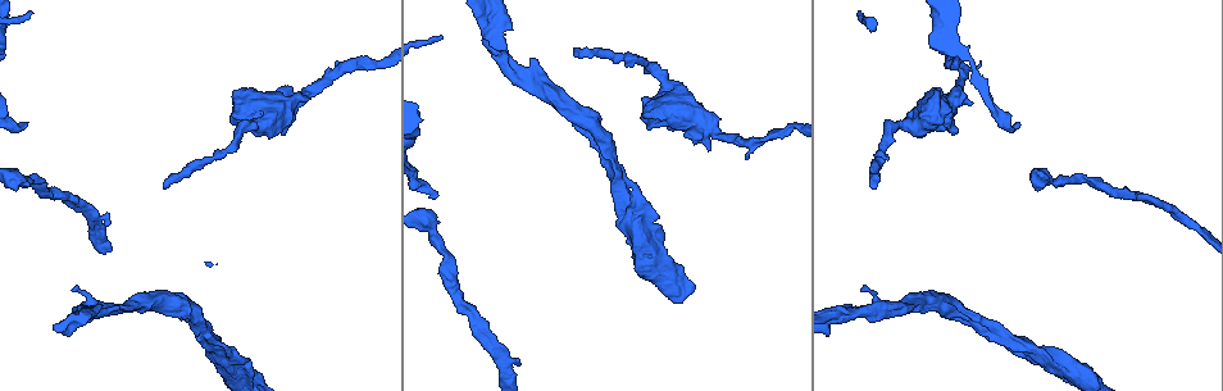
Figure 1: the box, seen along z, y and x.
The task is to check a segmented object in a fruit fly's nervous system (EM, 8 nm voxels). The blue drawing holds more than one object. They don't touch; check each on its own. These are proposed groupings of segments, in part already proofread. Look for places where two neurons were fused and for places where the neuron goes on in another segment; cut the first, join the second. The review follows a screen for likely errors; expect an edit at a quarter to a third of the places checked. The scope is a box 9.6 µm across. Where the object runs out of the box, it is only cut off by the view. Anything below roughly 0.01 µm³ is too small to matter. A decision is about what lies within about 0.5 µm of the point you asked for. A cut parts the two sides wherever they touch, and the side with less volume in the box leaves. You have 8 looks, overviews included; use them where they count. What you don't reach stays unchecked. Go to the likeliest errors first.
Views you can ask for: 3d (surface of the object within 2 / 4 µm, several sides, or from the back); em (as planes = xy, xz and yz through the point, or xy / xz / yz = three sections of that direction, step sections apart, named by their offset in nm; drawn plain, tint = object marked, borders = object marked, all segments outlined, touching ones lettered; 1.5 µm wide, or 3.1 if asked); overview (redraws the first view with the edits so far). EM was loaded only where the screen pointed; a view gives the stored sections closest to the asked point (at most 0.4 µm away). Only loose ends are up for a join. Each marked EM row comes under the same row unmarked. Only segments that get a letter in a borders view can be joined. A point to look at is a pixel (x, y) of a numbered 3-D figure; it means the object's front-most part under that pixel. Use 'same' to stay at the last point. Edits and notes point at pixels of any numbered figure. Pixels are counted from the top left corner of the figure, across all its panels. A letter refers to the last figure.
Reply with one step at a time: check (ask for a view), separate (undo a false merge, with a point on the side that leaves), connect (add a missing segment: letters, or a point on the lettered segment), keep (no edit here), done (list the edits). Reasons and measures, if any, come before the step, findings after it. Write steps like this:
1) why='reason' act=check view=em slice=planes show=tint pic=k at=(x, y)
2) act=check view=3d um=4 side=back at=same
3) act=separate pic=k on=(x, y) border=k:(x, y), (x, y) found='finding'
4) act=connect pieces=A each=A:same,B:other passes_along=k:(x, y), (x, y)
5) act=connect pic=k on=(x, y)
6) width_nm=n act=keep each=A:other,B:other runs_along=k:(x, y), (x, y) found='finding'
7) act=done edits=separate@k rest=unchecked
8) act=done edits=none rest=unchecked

why='free end' act=check view=3d um=2 pic=1 at=(437, 196)

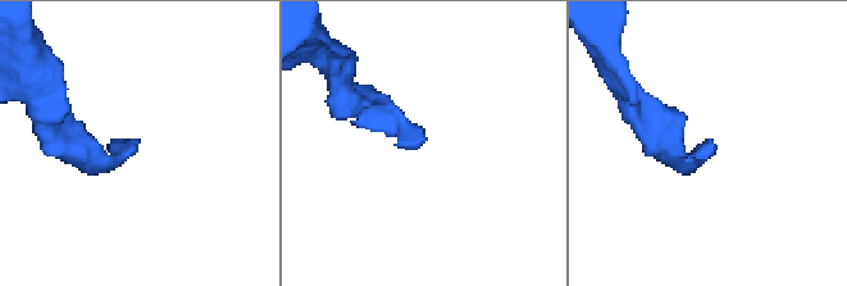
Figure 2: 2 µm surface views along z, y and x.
act=check view=em slice=yz step=8 show=borders pic=2 at=(707, 144)

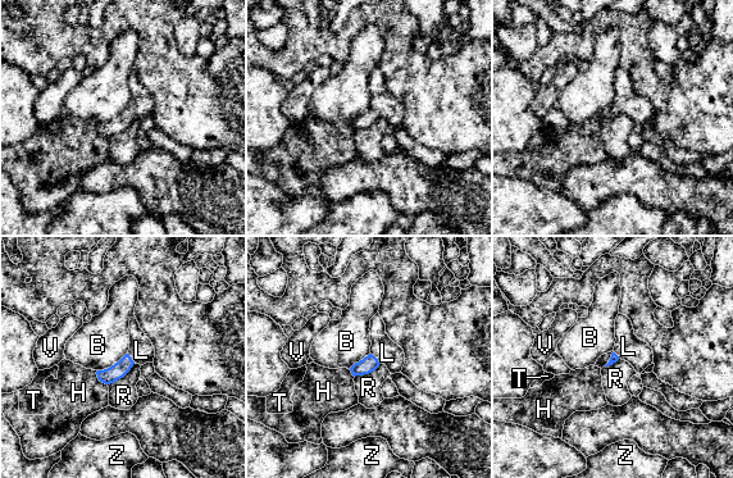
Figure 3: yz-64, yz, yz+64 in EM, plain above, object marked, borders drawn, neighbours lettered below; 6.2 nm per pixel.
why='cut it another way' act=check view=em slice=planes show=borders at=same

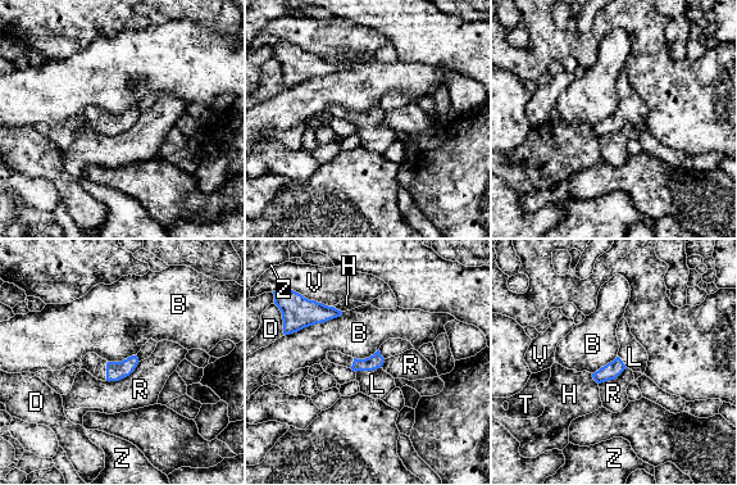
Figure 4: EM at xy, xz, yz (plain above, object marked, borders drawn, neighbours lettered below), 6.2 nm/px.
longest_contact=B:400nm act=connect pic=4 on=(377, 384) each=B:other,D:other,H:other,L:same,R:other,T:other,V:other,Z:other found='the neuron continues'

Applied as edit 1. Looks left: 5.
act=check view=em slice=xy step=4 show=tint pic=1 at=(873, 188)

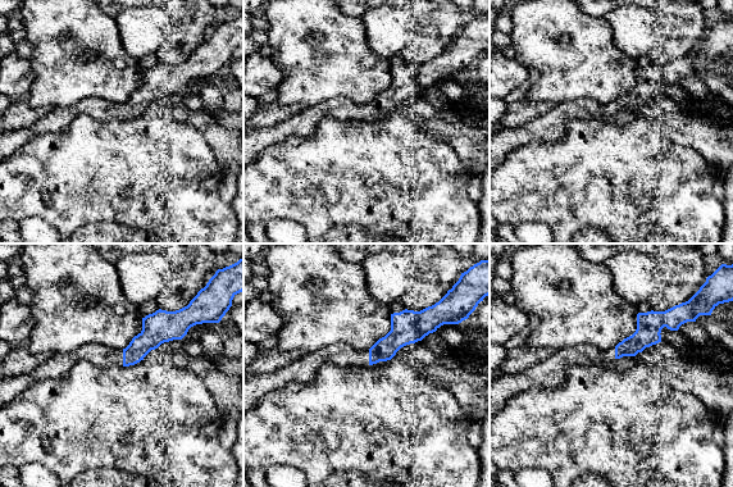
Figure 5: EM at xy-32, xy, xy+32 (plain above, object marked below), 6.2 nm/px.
why='cut it another way' act=check view=em slice=planes show=borders at=same

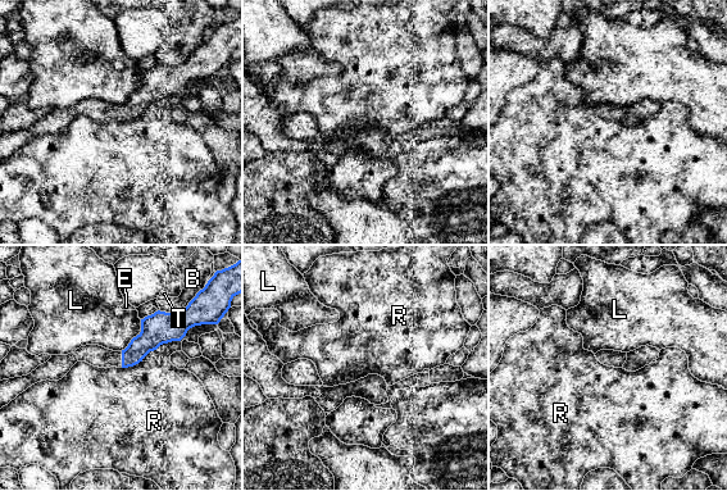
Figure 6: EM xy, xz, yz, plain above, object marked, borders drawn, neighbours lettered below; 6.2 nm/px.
act=keep each=B:other,E:other,L:other,R:other,T:other border=6:(198, 324), (180, 340), (159, 345) found='no lettered segment goes on from it'

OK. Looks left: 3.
act=check view=em slice=planes show=borders pic=1 at=(641, 195)

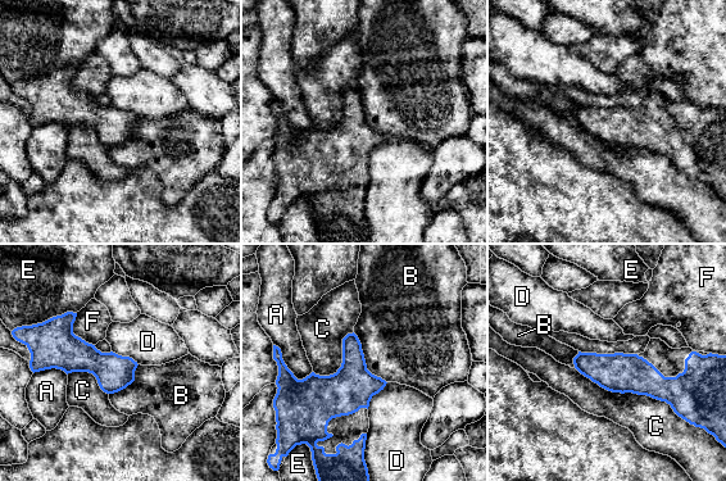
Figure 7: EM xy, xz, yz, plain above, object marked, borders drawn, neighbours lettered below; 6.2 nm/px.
act=keep each=A:other,B:other,C:other,D:other,E:other,F:other runs_along=7:(576, 361), (650, 382), (679, 379) found='none of them fits'

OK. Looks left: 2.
why='branch stops here' act=check view=em slice=planes show=tint pic=1 at=(101, 306)

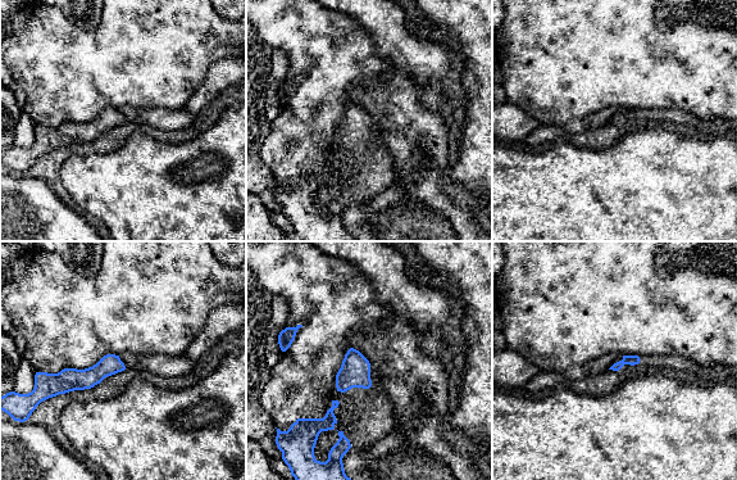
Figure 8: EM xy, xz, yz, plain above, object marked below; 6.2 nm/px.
act=check view=em slice=planes show=borders at=same

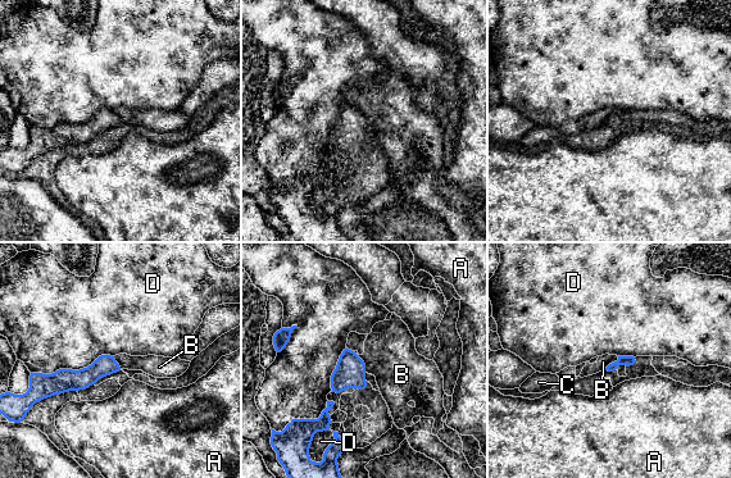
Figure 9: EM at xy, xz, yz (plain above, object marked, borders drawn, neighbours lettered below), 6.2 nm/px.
act=keep each=A:other,B:other,C:other,D:other border=9:(353, 351), (363, 362), (366, 372) found='none of them fits'

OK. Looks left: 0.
act=done edits=connect@4 rest=unchecked

